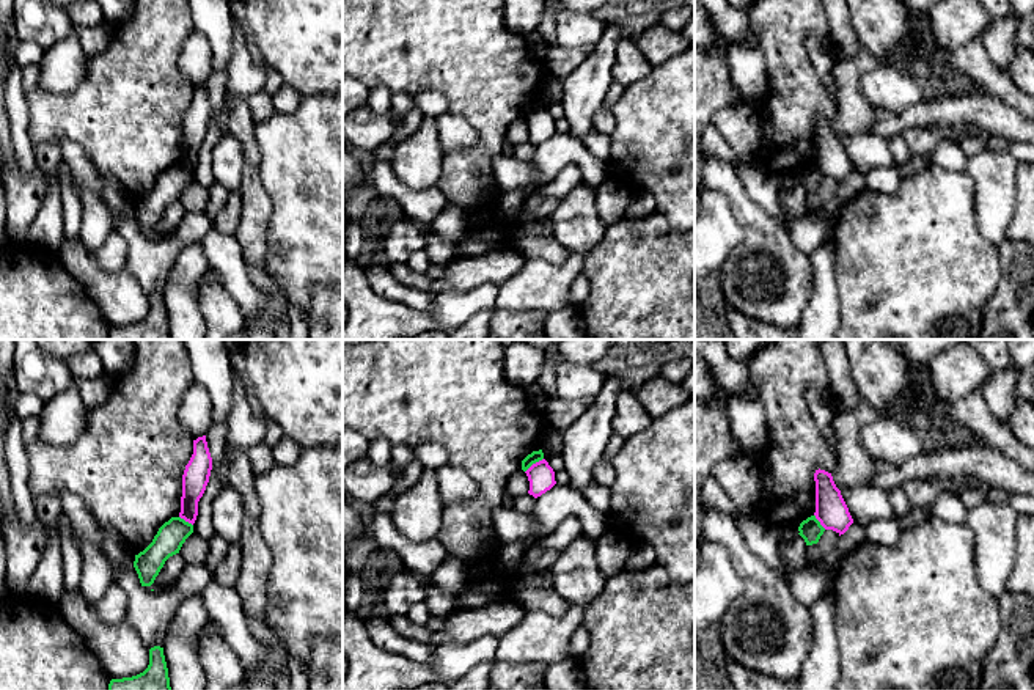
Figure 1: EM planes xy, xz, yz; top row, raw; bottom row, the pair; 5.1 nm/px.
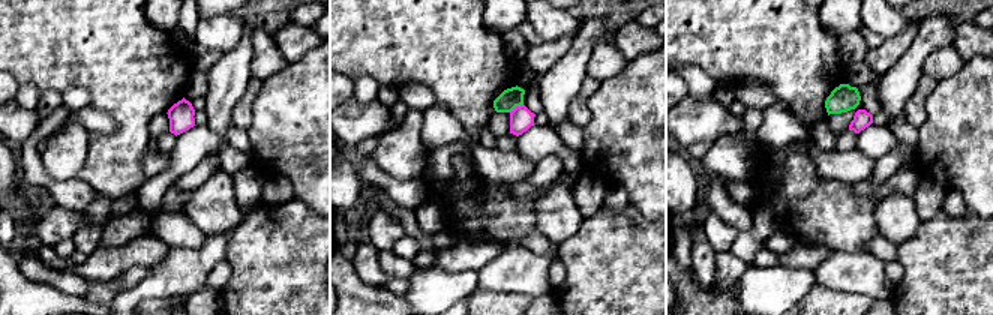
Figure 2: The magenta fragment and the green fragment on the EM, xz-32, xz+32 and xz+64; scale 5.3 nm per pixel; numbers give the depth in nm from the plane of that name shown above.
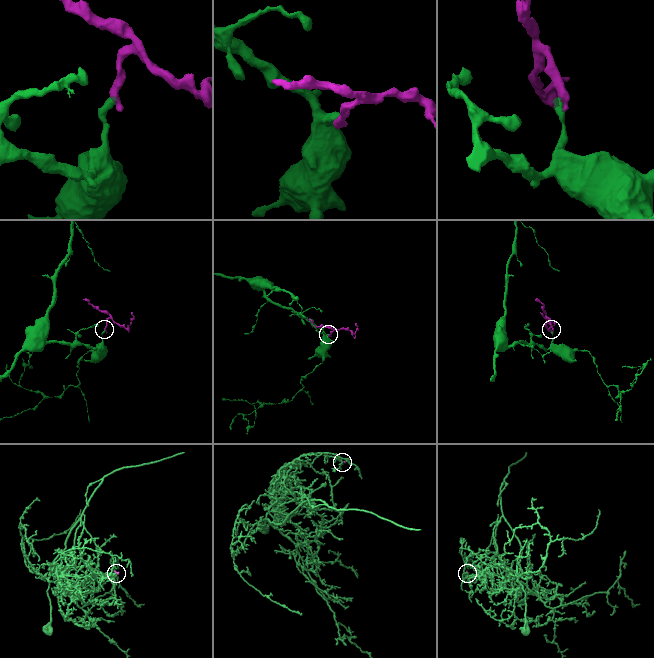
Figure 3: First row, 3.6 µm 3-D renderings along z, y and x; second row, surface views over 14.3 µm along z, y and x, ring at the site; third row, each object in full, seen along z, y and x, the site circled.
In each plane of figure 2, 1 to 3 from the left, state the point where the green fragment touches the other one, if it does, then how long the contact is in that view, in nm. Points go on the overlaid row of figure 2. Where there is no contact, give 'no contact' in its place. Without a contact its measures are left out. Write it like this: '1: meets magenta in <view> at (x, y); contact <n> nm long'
1: no contact
2: meets magenta in xz+32 at (516, 107); contact 90 nm long
3: no contact

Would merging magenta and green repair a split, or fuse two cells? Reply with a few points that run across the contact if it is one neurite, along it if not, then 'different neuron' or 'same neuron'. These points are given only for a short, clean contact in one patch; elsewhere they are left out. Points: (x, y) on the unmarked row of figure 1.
xz (542, 106), (525, 120) | different neuron

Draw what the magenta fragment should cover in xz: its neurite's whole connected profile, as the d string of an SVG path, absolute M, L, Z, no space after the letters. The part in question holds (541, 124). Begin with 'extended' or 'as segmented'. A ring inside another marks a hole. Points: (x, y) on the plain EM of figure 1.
as segmented; M545 107L533 112L525 121L530 129L528 141L534 146L541 145L556 132L555 119Z

